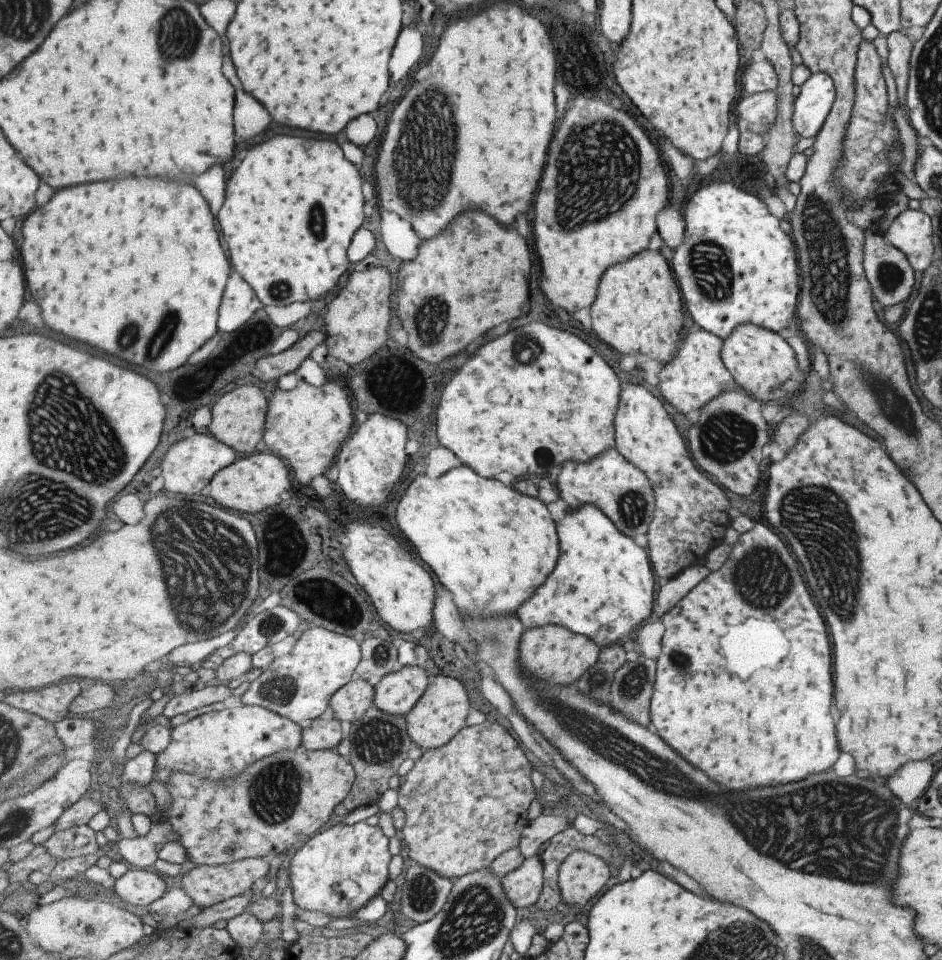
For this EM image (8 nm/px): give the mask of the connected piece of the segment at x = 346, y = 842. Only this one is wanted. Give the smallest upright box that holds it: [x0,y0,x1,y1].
[286,821,389,918]

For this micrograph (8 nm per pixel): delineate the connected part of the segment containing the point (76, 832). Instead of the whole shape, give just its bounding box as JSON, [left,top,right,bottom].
[43,825,99,858]

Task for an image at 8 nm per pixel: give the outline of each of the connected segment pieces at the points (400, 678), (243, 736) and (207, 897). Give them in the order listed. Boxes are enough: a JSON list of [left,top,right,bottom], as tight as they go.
[[374,667,429,717],[155,705,304,786],[182,859,271,908]]

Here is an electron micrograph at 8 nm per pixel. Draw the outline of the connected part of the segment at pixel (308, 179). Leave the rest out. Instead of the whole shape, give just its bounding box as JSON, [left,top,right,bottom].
[219,134,365,308]

